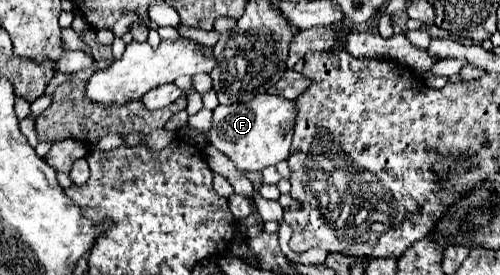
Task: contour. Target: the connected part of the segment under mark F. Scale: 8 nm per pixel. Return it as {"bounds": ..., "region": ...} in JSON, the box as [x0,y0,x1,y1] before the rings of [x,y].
{"bounds":[210,94,294,172],"region":[[[258,94],[248,104],[230,104],[218,106],[214,110],[214,120],[210,128],[212,146],[224,152],[238,170],[256,170],[260,172],[266,166],[278,164],[290,156],[292,128],[294,128],[294,102],[270,94]]]}

